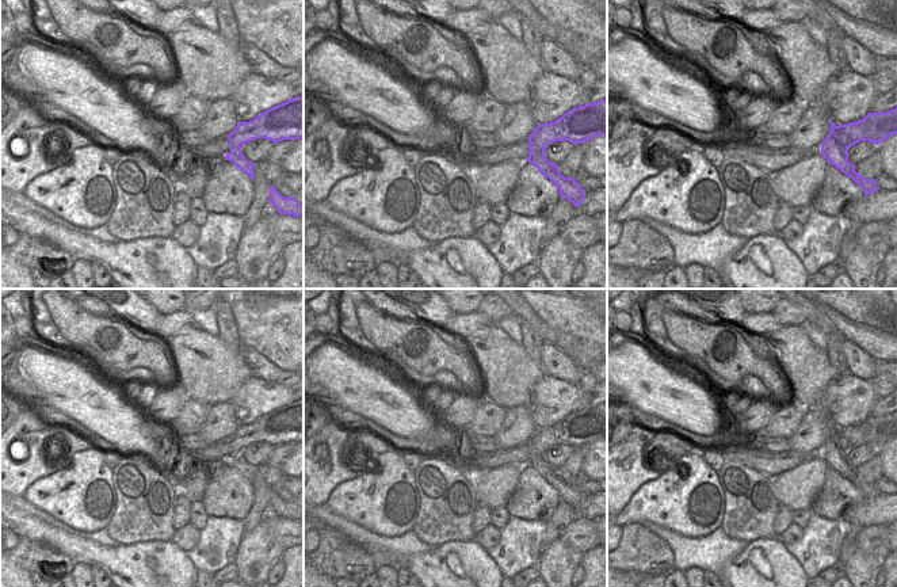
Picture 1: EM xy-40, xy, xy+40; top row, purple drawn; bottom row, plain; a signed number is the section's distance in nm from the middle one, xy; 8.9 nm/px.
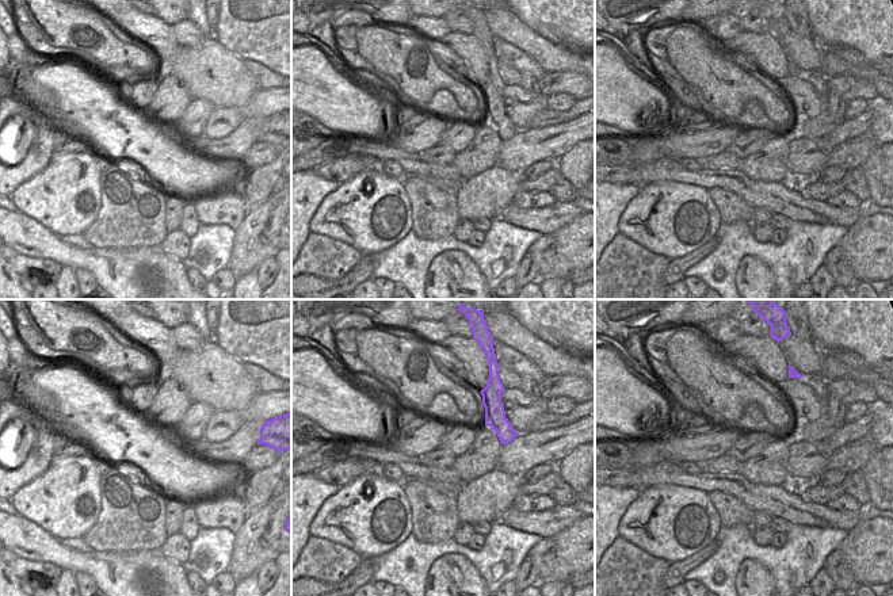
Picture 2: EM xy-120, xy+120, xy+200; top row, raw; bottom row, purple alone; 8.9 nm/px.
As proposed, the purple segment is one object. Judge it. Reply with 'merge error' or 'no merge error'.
merge error

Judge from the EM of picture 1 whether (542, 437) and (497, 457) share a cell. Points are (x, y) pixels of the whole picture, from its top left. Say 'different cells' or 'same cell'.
same cell

